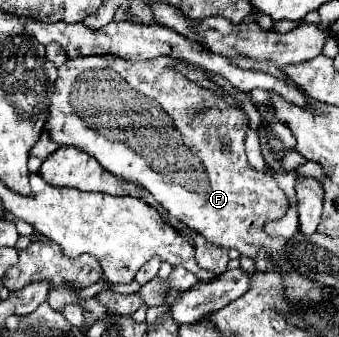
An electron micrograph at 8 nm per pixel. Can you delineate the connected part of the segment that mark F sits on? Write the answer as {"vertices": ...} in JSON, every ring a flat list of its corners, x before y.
{"vertices":[[77,56,77,58,69,58,63,66,59,66,57,70,57,82,55,82,55,92,49,104,49,116,47,122,43,126,43,132,49,134,49,138,59,144,59,146,75,146,85,150,87,154,91,154,107,172,115,174,117,178,123,178,127,182,135,182,143,188,147,188,153,198,177,220,181,220,183,224,187,224,191,230,199,232,201,236,207,238,207,242,219,246,219,248,235,248,239,250,243,256,255,258,259,246,267,246,269,250,275,250,275,254,279,250,283,250,283,242,285,238,271,238,263,232,263,224,267,220,277,220,281,218,287,208,289,208,289,200,285,196,285,192,275,184,273,176,267,172,259,172,255,168,249,166,247,156,245,156,245,136,249,130,249,116,243,108,233,108,229,106,221,96,213,94,211,90,201,88,197,82,191,82,189,78,185,78,183,74,175,72,173,68,175,60,167,58,167,56,159,56,159,58,151,58,151,60,129,60,129,58,113,58,109,60,107,56]]}

